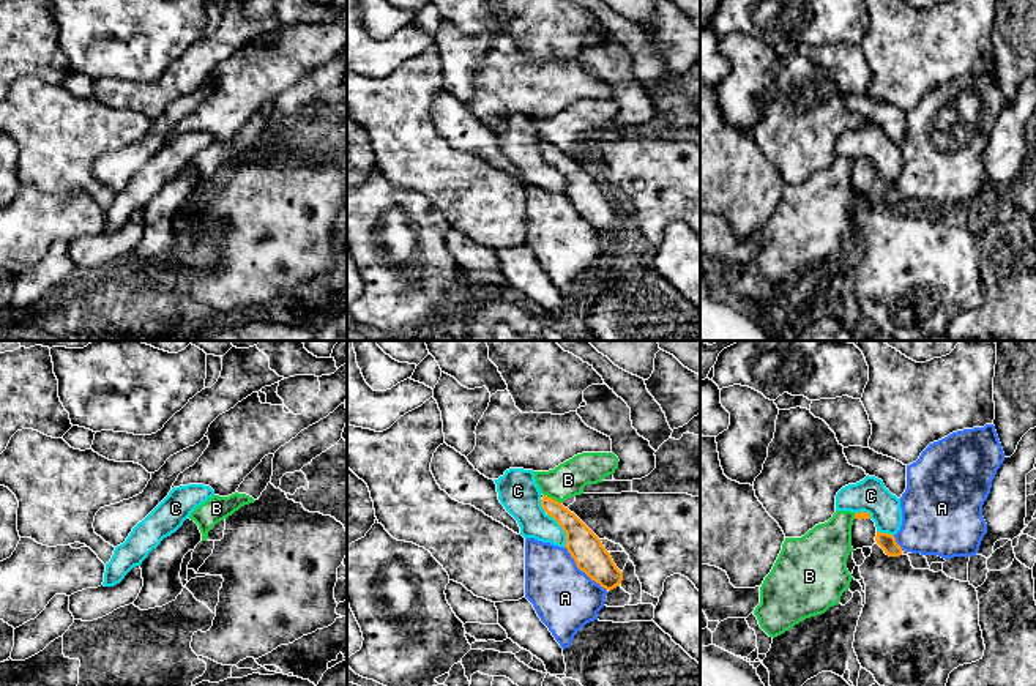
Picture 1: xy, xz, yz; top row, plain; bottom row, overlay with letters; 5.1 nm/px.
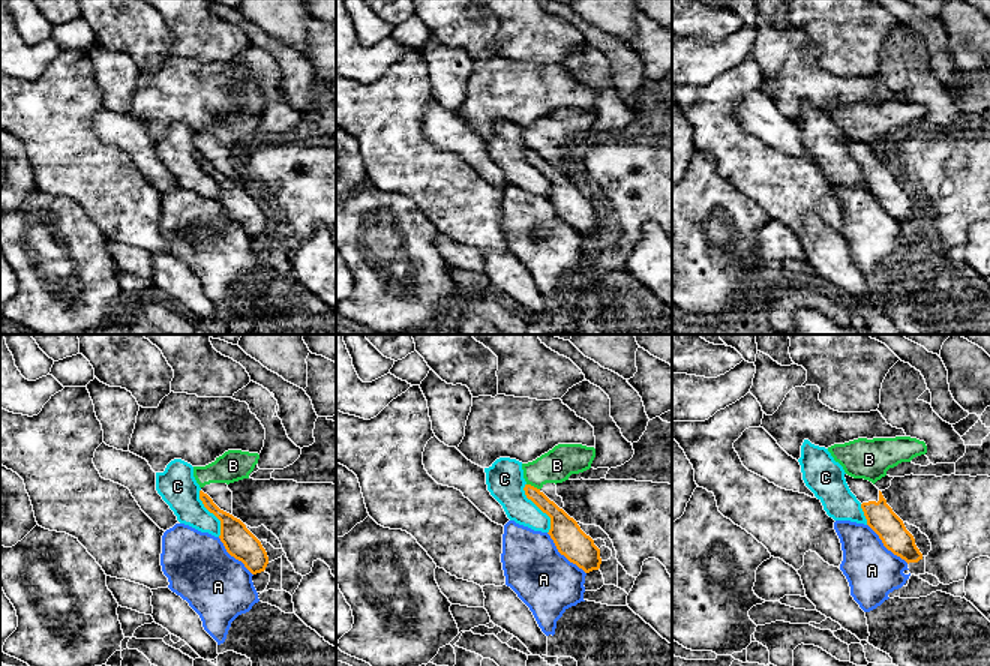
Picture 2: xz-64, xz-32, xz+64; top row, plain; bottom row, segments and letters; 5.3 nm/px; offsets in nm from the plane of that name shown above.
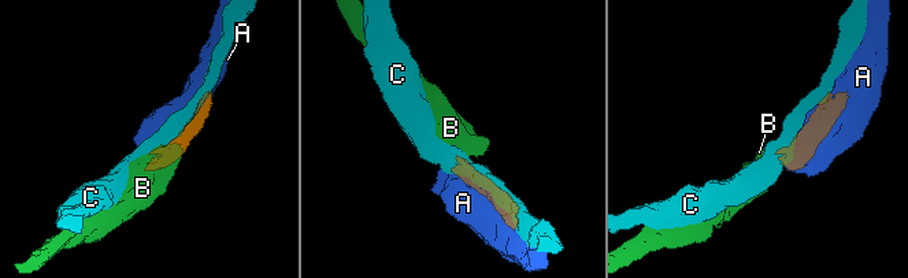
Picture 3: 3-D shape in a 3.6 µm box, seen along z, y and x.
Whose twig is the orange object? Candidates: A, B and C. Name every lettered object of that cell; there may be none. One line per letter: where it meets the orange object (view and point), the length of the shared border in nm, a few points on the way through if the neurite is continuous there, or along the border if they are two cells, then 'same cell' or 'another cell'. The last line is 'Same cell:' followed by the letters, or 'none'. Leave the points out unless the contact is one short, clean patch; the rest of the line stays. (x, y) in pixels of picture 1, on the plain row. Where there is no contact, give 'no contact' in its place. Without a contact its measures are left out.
A: xz (582, 216) | 320 nm | another cell
B: xz (552, 145) | 100 nm | along xz (544, 141), (560, 150) | another cell
C: xz (558, 171) | 280 nm | another cell
Same cell: none

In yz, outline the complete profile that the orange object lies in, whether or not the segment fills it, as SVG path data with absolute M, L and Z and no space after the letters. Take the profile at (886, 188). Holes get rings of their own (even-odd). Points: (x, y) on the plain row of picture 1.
M856 159L852 172L852 194L853 197L863 194L872 194L878 191L886 202L899 203L902 202L902 194L896 189L894 181L880 180L875 169L870 166L869 159Z

